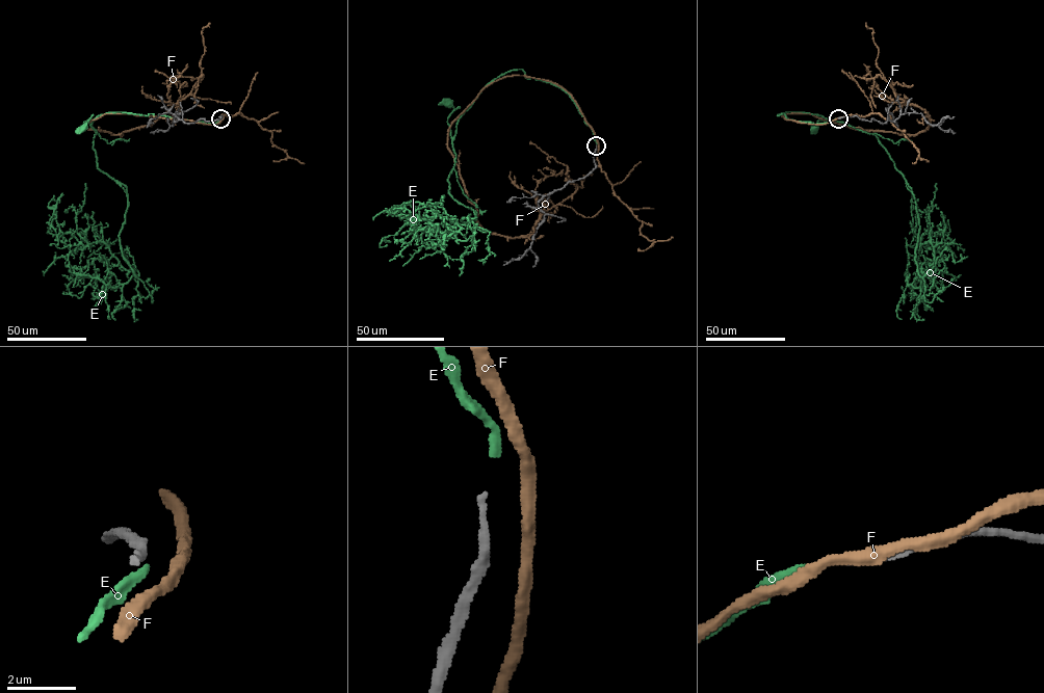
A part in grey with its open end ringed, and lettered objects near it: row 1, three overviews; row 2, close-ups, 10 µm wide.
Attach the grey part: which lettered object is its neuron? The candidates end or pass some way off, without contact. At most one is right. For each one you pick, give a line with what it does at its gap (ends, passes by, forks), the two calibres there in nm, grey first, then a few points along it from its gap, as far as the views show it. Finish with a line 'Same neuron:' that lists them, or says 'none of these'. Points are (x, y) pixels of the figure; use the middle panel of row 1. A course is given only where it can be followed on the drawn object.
E: It ends there. Thickness 170 nm (grey) against 220 nm. Its course: (596, 143), (566, 91), (526, 78), (522, 70), (481, 89), (451, 138), (447, 117), (454, 108), (447, 103)
Same neuron: E

